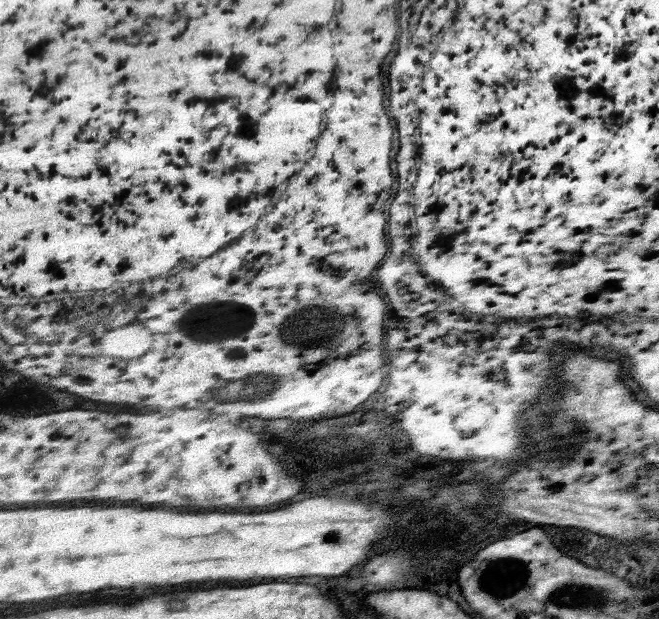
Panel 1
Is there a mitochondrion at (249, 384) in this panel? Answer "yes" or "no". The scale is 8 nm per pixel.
yes

